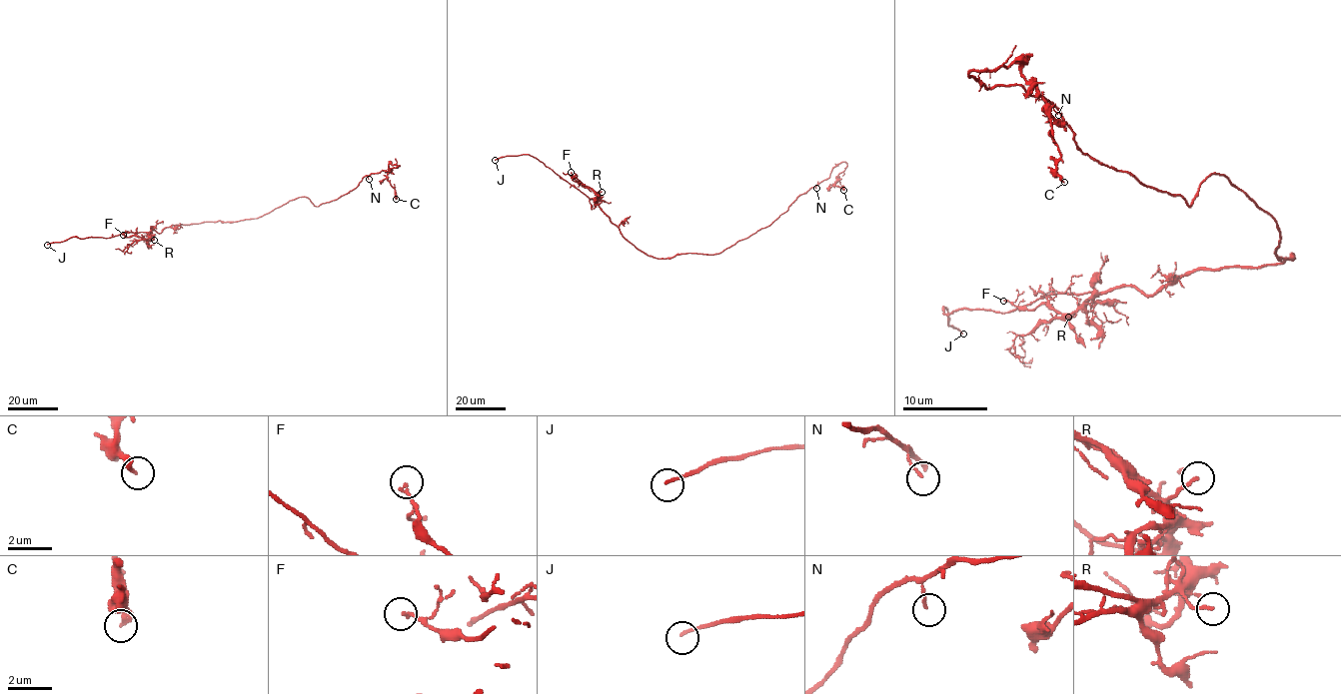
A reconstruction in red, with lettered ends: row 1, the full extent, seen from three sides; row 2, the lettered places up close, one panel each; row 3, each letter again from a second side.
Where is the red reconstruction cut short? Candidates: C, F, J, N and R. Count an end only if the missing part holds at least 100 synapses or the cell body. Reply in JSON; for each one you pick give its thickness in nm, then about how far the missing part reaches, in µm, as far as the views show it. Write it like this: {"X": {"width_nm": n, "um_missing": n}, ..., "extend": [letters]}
{"J": {"width_nm": 120, "um_missing": 20}, "extend": ["J"]}

